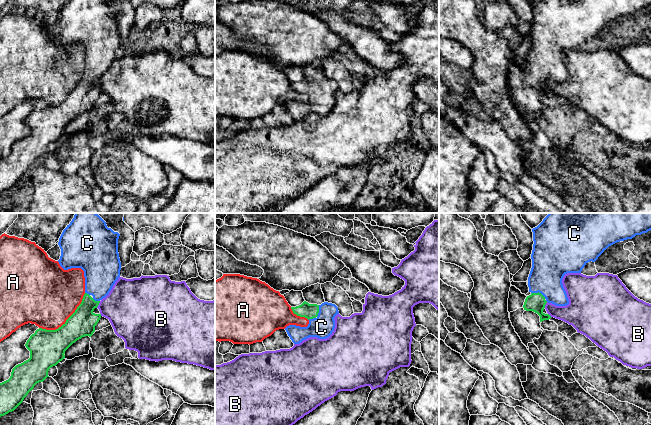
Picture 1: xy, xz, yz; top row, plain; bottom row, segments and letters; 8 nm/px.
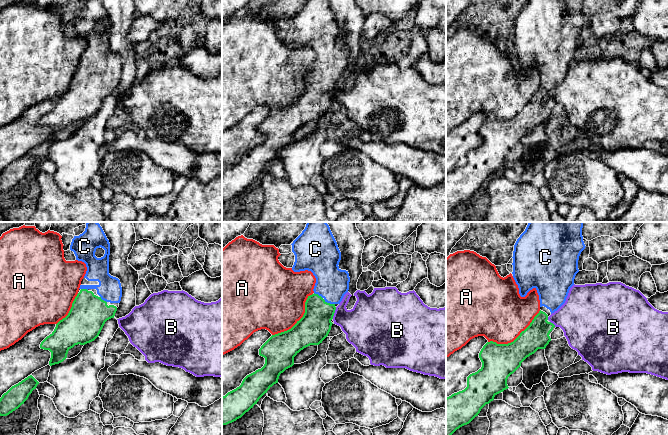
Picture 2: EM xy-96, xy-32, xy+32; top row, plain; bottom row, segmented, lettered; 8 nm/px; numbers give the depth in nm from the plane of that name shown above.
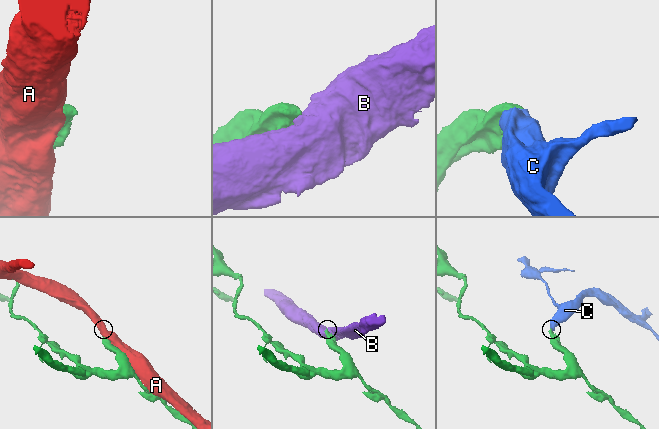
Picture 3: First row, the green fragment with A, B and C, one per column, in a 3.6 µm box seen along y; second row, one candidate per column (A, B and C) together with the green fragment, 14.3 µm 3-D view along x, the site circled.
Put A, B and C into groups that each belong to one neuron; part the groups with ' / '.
A / B / C

